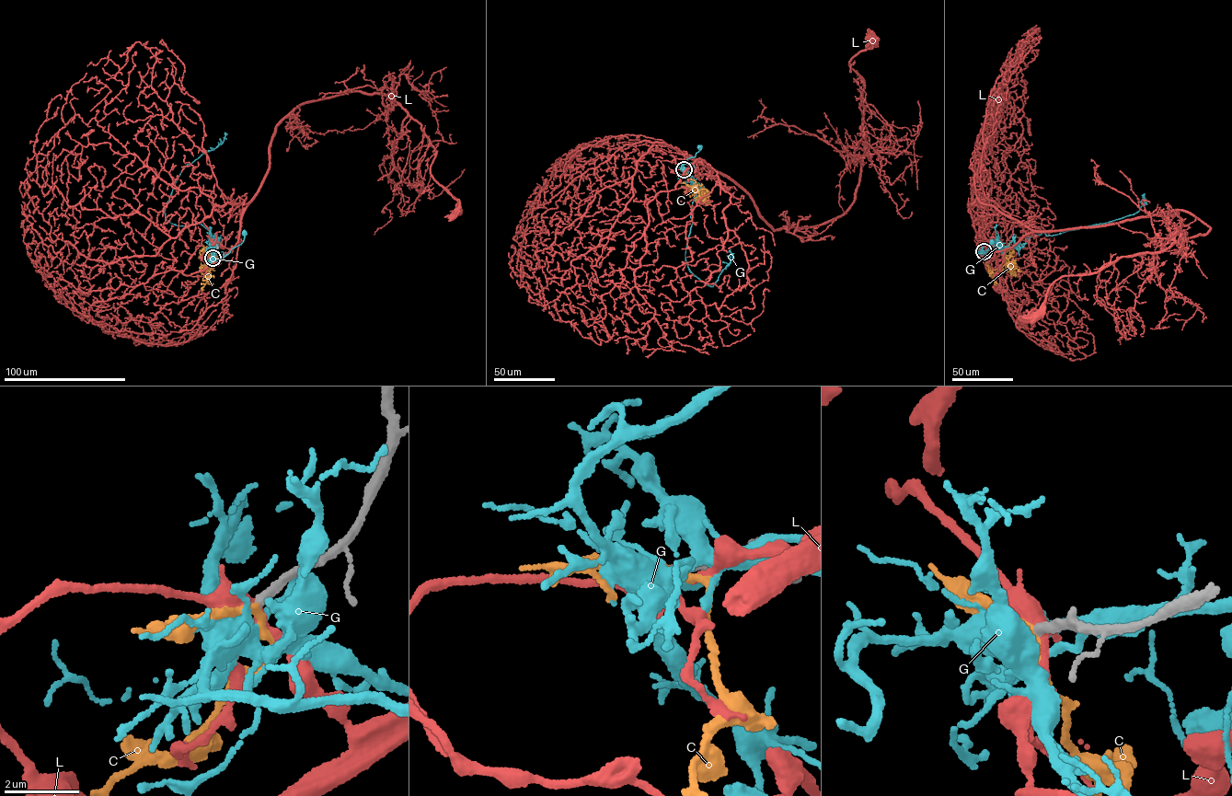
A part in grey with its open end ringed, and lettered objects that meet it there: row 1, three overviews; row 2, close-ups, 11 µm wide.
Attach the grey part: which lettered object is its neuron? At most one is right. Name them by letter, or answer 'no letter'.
no letter

